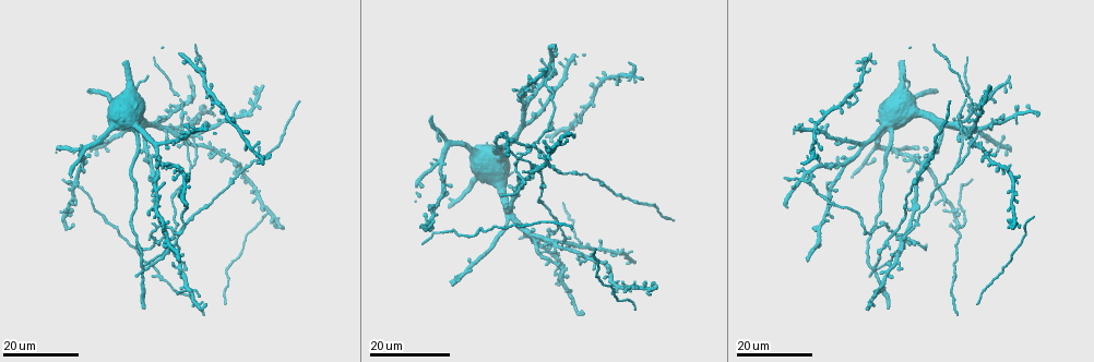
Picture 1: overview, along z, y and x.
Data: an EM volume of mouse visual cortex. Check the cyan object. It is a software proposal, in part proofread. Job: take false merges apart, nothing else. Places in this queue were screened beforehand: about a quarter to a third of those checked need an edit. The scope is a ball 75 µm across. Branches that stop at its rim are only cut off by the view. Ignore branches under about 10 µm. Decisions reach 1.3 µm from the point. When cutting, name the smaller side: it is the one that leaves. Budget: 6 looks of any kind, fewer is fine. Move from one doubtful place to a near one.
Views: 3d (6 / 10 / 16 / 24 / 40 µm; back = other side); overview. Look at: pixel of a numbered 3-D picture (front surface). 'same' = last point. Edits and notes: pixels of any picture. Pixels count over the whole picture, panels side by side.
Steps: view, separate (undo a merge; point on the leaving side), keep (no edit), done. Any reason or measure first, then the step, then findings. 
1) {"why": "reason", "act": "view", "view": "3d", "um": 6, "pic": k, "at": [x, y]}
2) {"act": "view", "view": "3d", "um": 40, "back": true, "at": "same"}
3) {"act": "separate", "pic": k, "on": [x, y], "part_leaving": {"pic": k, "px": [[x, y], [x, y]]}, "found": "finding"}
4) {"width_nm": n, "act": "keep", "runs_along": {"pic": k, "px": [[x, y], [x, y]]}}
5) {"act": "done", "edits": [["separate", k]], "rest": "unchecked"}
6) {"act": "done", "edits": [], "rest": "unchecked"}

{"act": "view", "view": "3d", "um": 16, "pic": 1, "at": [182, 109]}

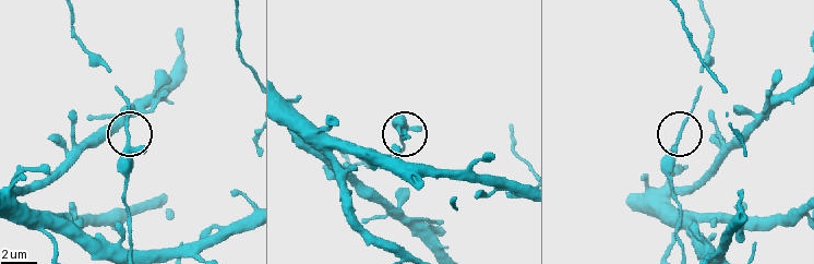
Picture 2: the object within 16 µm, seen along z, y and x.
{"act": "view", "view": "3d", "um": 6, "pic": 2, "at": [678, 139]}

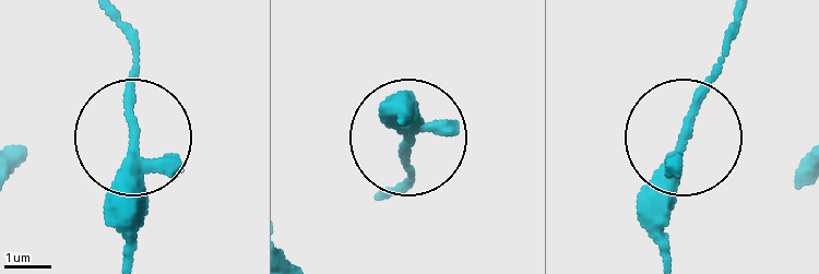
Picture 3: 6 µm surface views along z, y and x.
{"arms": 3, "act": "keep", "found": "one neuron here"}

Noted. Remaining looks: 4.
{"why": "four arms meet", "act": "view", "view": "3d", "um": 16, "pic": 1, "at": [144, 269]}

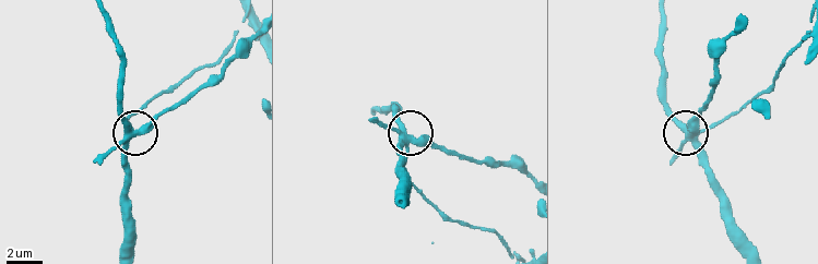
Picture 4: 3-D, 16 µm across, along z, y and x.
{"why": "zoom in", "act": "view", "view": "3d", "um": 6, "pic": 4, "at": [692, 131]}

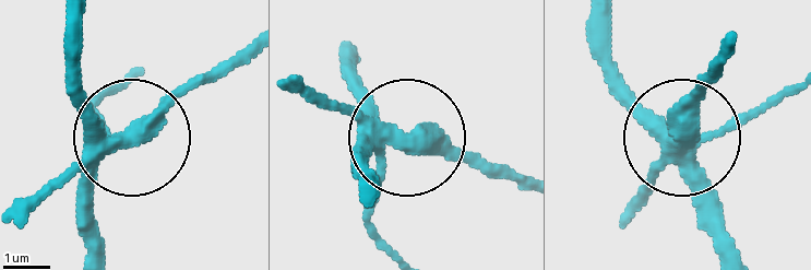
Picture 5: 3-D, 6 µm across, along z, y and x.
{"act": "separate", "pic": 5, "on": [160, 110], "part_leaving": {"pic": 5, "px": [[379, 133], [421, 133], [515, 176]]}, "found": "two neurons meet here"}

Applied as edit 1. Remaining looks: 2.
{"why": "four arms meet", "act": "view", "view": "3d", "um": 16, "pic": 1, "at": [902, 240]}

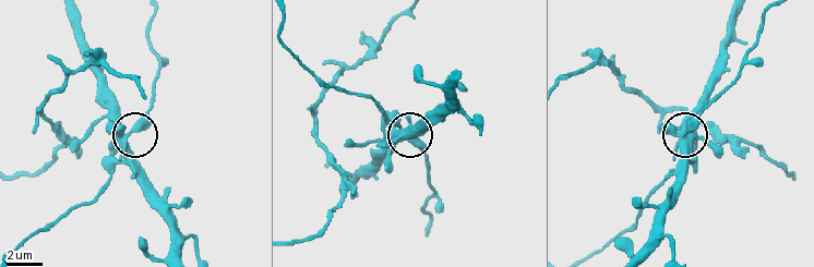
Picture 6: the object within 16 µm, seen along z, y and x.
{"why": "closer look", "act": "view", "view": "3d", "um": 10, "pic": 6, "at": [685, 141]}

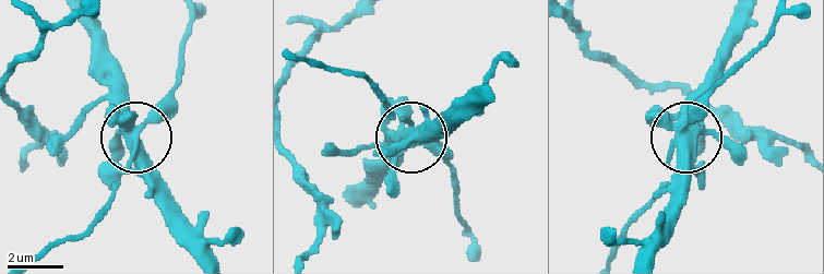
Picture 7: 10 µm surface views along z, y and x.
{"arms": 4, "act": "keep", "found": "continuous, no second neuron"}

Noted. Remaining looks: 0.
{"act": "done", "edits": [["separate", 5]], "rest": "unchecked"}

